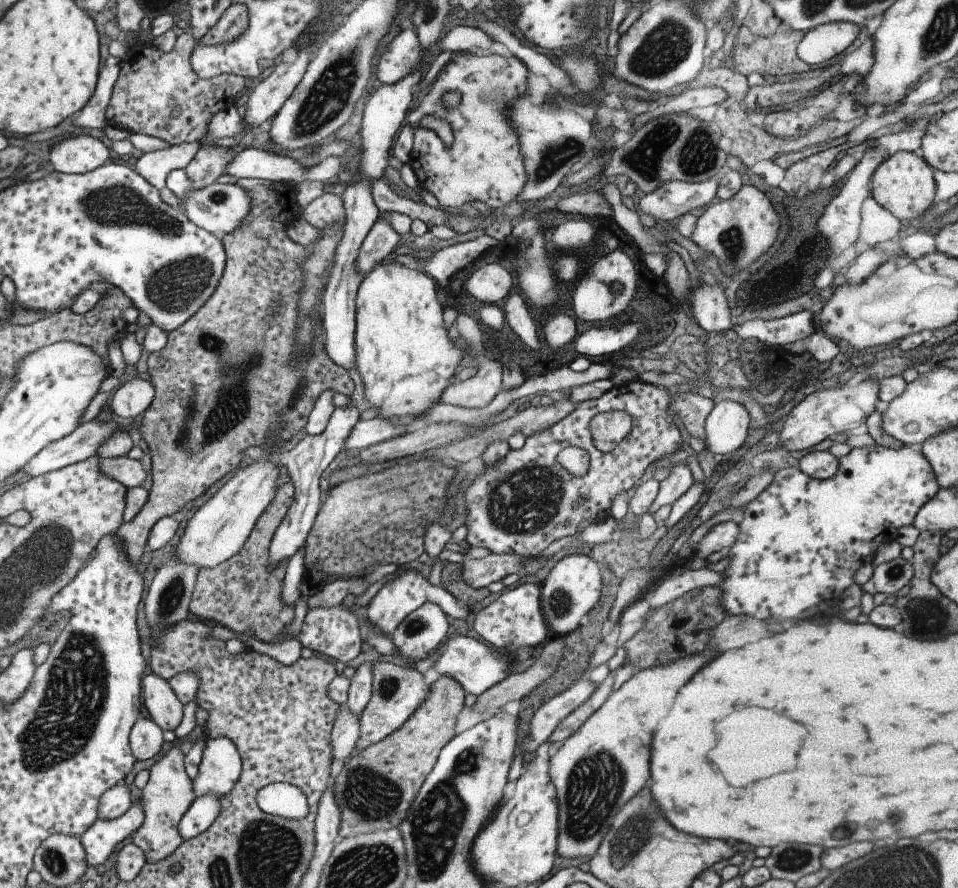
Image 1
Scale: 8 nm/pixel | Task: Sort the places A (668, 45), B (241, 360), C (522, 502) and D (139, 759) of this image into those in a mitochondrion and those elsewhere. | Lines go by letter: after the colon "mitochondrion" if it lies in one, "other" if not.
A: mitochondrion
B: mitochondrion
C: mitochondrion
D: other

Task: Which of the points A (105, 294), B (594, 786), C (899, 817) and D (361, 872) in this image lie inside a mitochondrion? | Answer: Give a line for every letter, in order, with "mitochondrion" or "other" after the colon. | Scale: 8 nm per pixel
A: other
B: mitochondrion
C: mitochondrion
D: mitochondrion

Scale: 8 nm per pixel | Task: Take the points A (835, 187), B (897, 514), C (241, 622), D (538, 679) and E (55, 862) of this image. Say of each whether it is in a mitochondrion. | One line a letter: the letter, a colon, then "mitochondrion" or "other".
A: other
B: other
C: other
D: other
E: mitochondrion

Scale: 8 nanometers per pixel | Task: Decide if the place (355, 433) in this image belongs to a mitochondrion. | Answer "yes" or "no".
no

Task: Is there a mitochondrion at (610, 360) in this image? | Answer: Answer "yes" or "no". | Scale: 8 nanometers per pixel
no

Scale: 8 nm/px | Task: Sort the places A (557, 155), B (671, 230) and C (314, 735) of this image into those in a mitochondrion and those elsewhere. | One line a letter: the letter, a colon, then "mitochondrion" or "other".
A: mitochondrion
B: other
C: other

